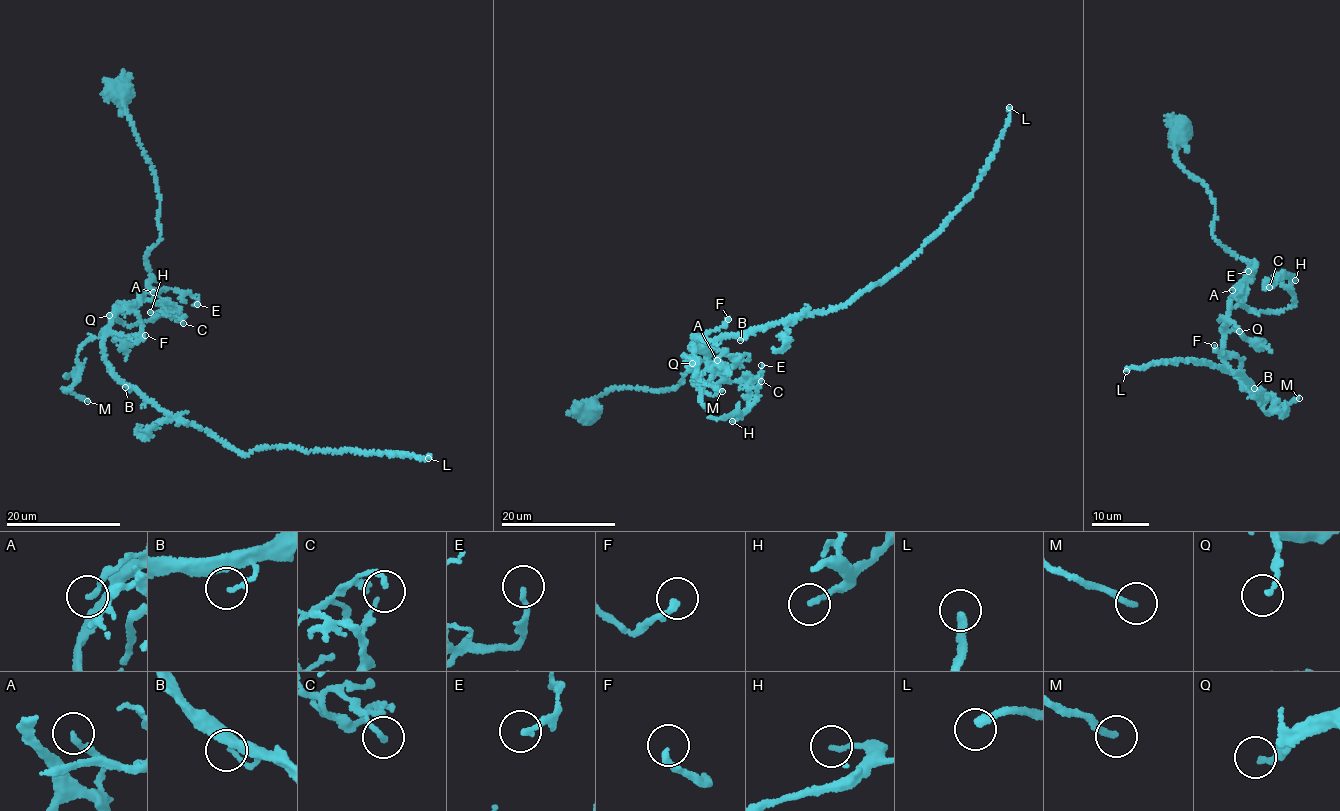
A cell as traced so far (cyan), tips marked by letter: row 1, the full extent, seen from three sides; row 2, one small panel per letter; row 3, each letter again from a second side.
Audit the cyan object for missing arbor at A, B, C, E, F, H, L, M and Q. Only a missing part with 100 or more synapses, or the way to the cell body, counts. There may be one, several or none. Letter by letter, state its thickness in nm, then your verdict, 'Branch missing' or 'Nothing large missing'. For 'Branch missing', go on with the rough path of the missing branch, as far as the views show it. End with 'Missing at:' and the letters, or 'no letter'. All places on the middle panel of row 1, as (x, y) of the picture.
A: Thickness 220 nm. Nothing large missing
B: Thickness 120 nm. Nothing large missing
C: Thickness 170 nm. Nothing large missing
E: Thickness 180 nm. Nothing large missing
F: Thickness 200 nm. Nothing large missing
H: Thickness 170 nm. Nothing large missing
L: Thickness 280 nm. Branch missing
M: Thickness 200 nm. Nothing large missing
Q: Thickness 190 nm. Nothing large missing
Missing at: L

